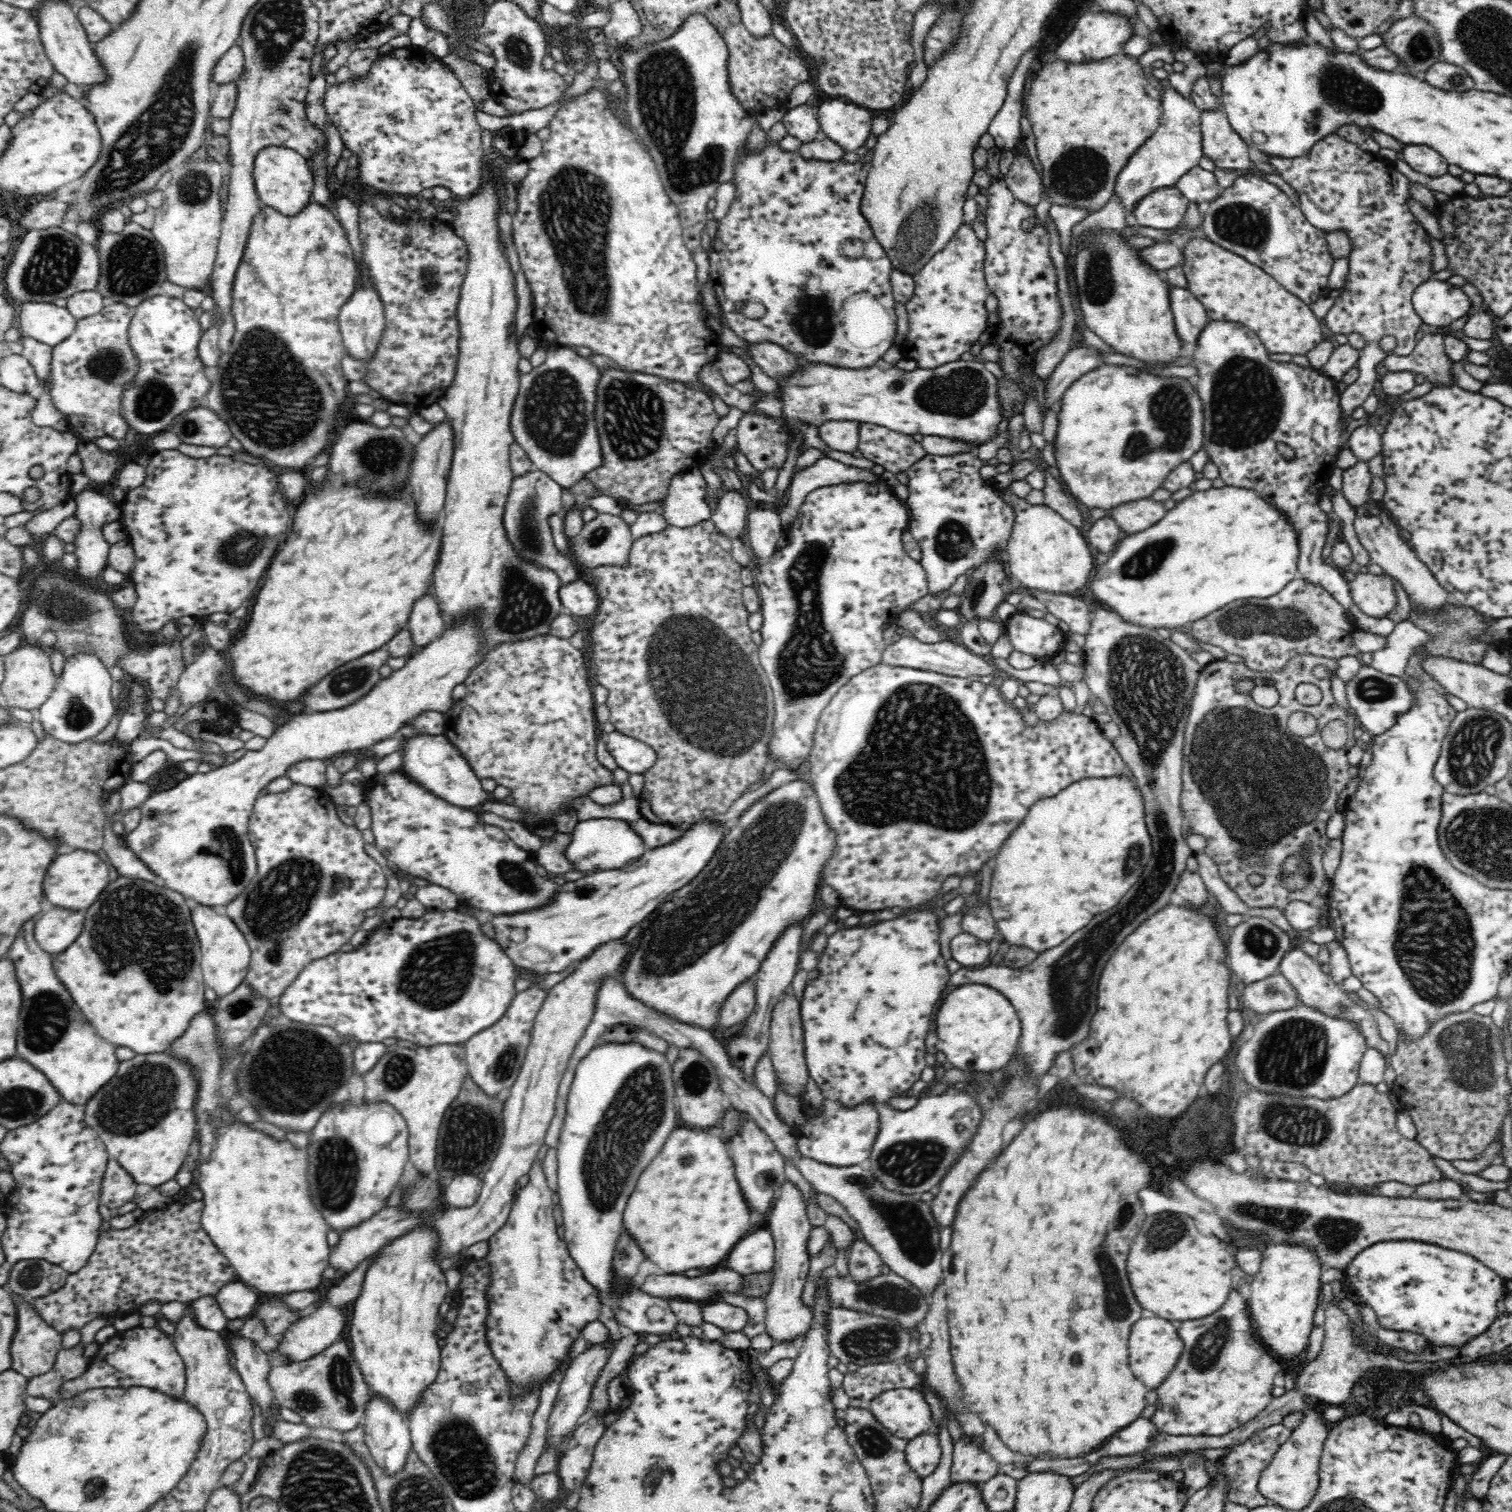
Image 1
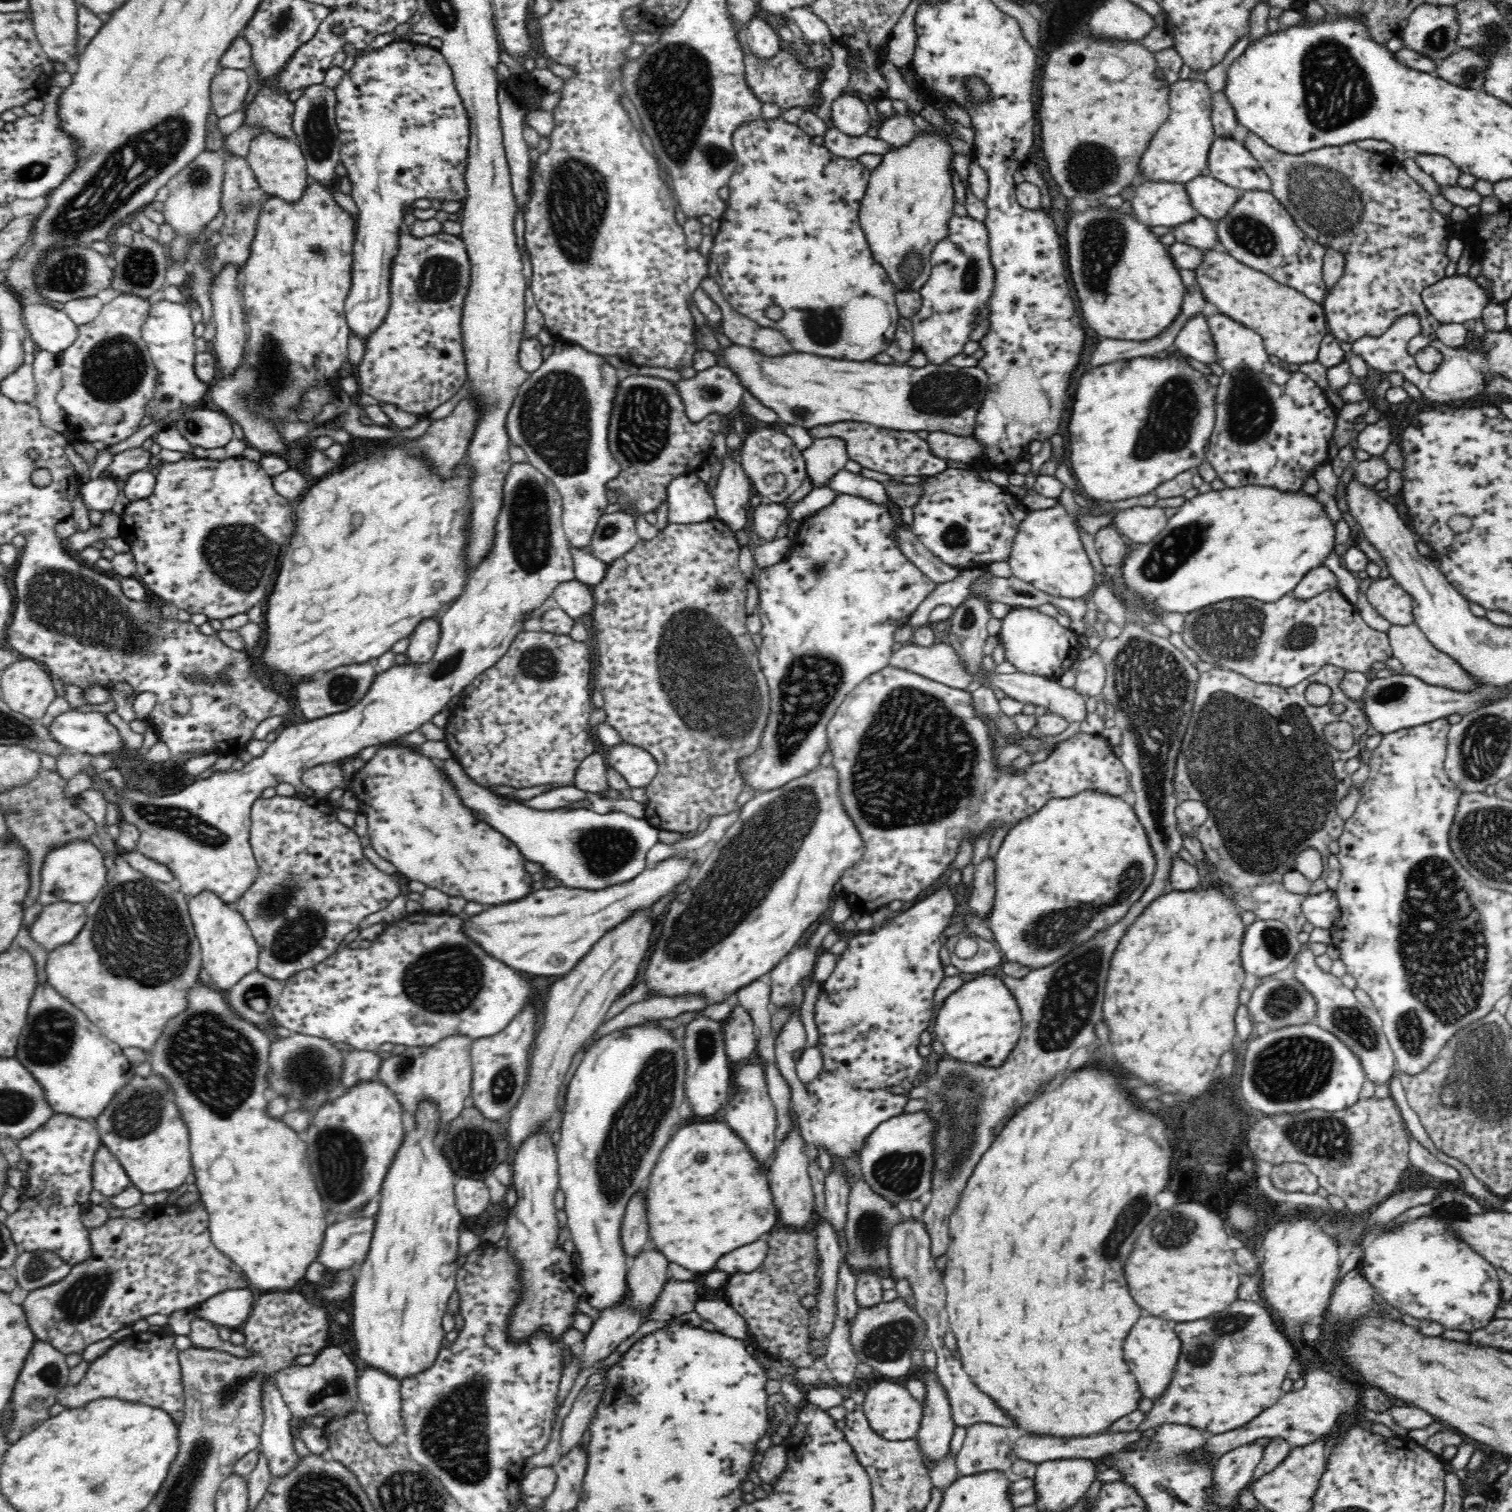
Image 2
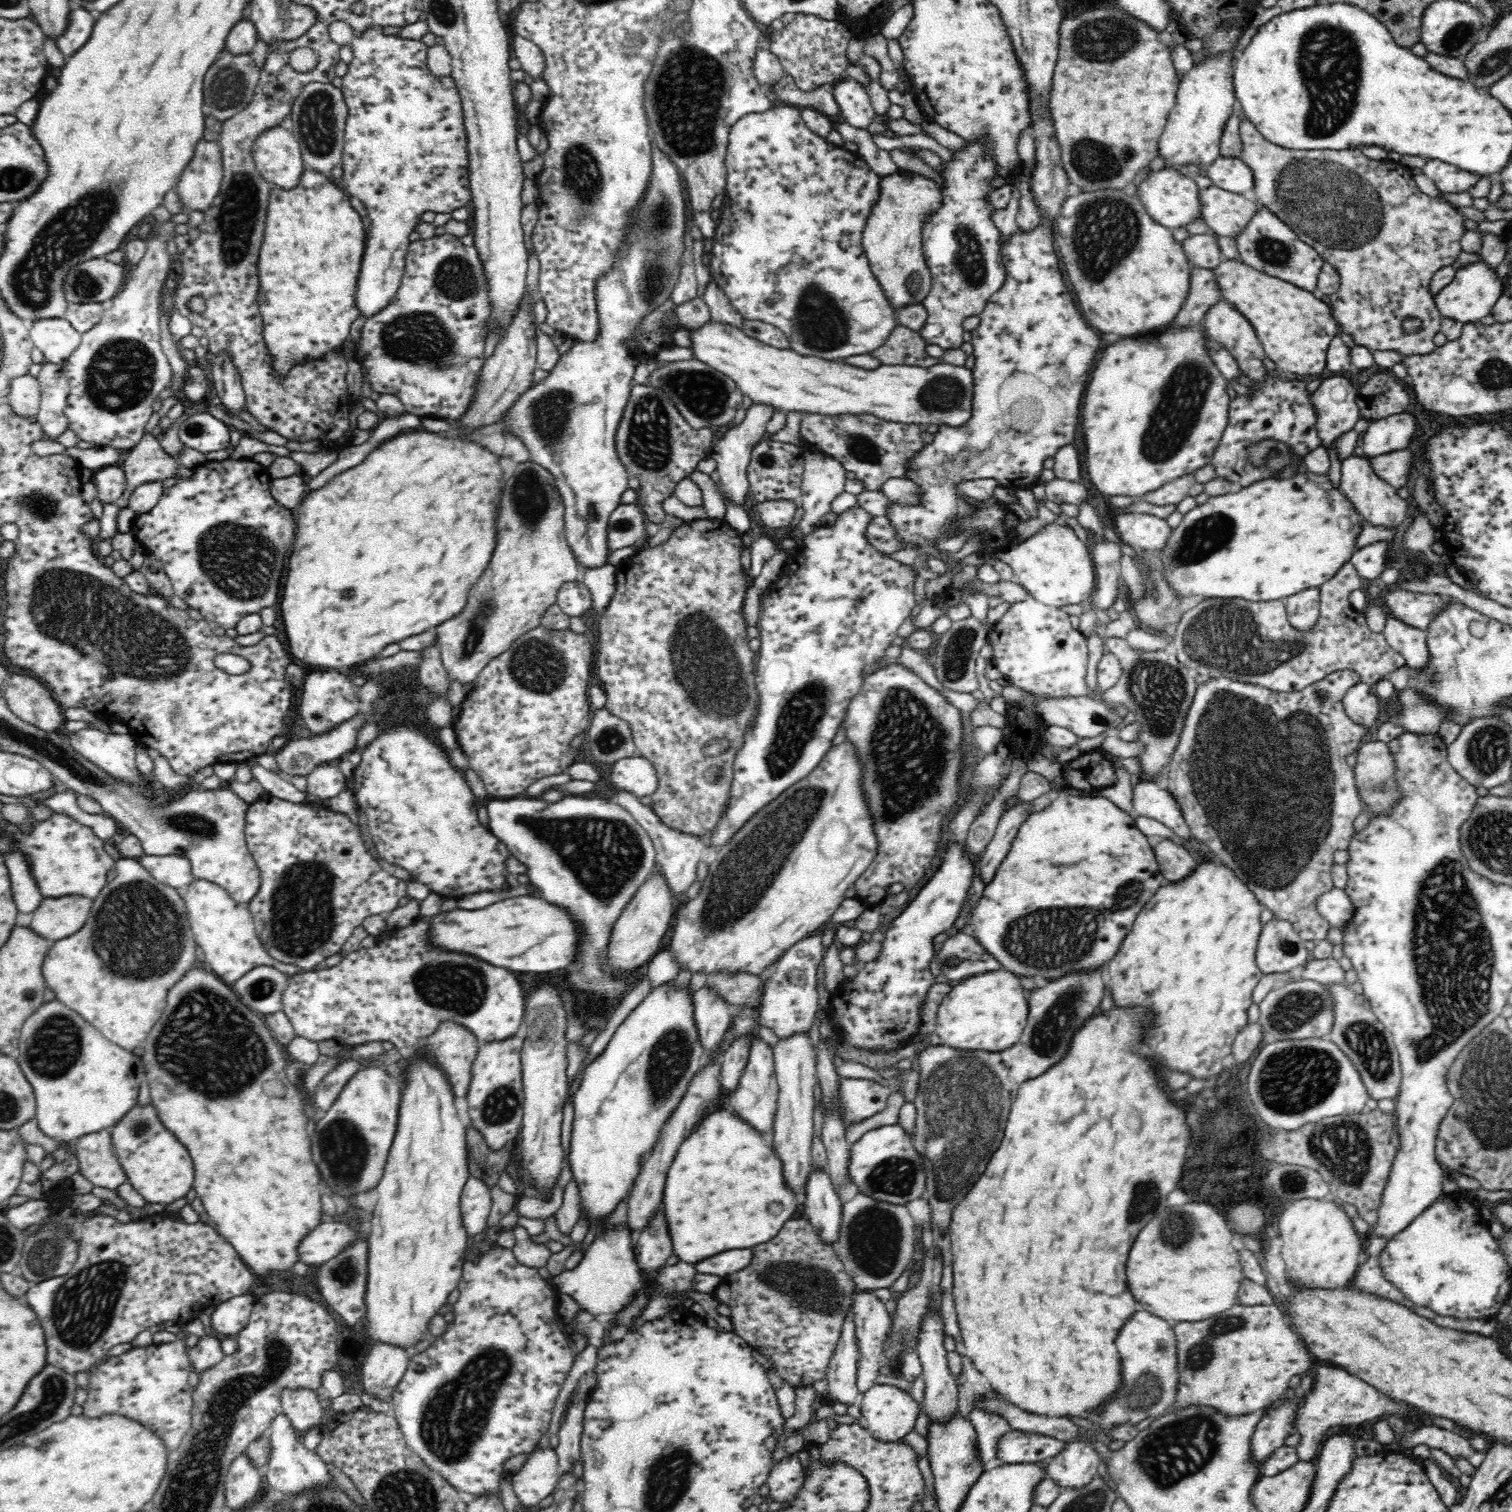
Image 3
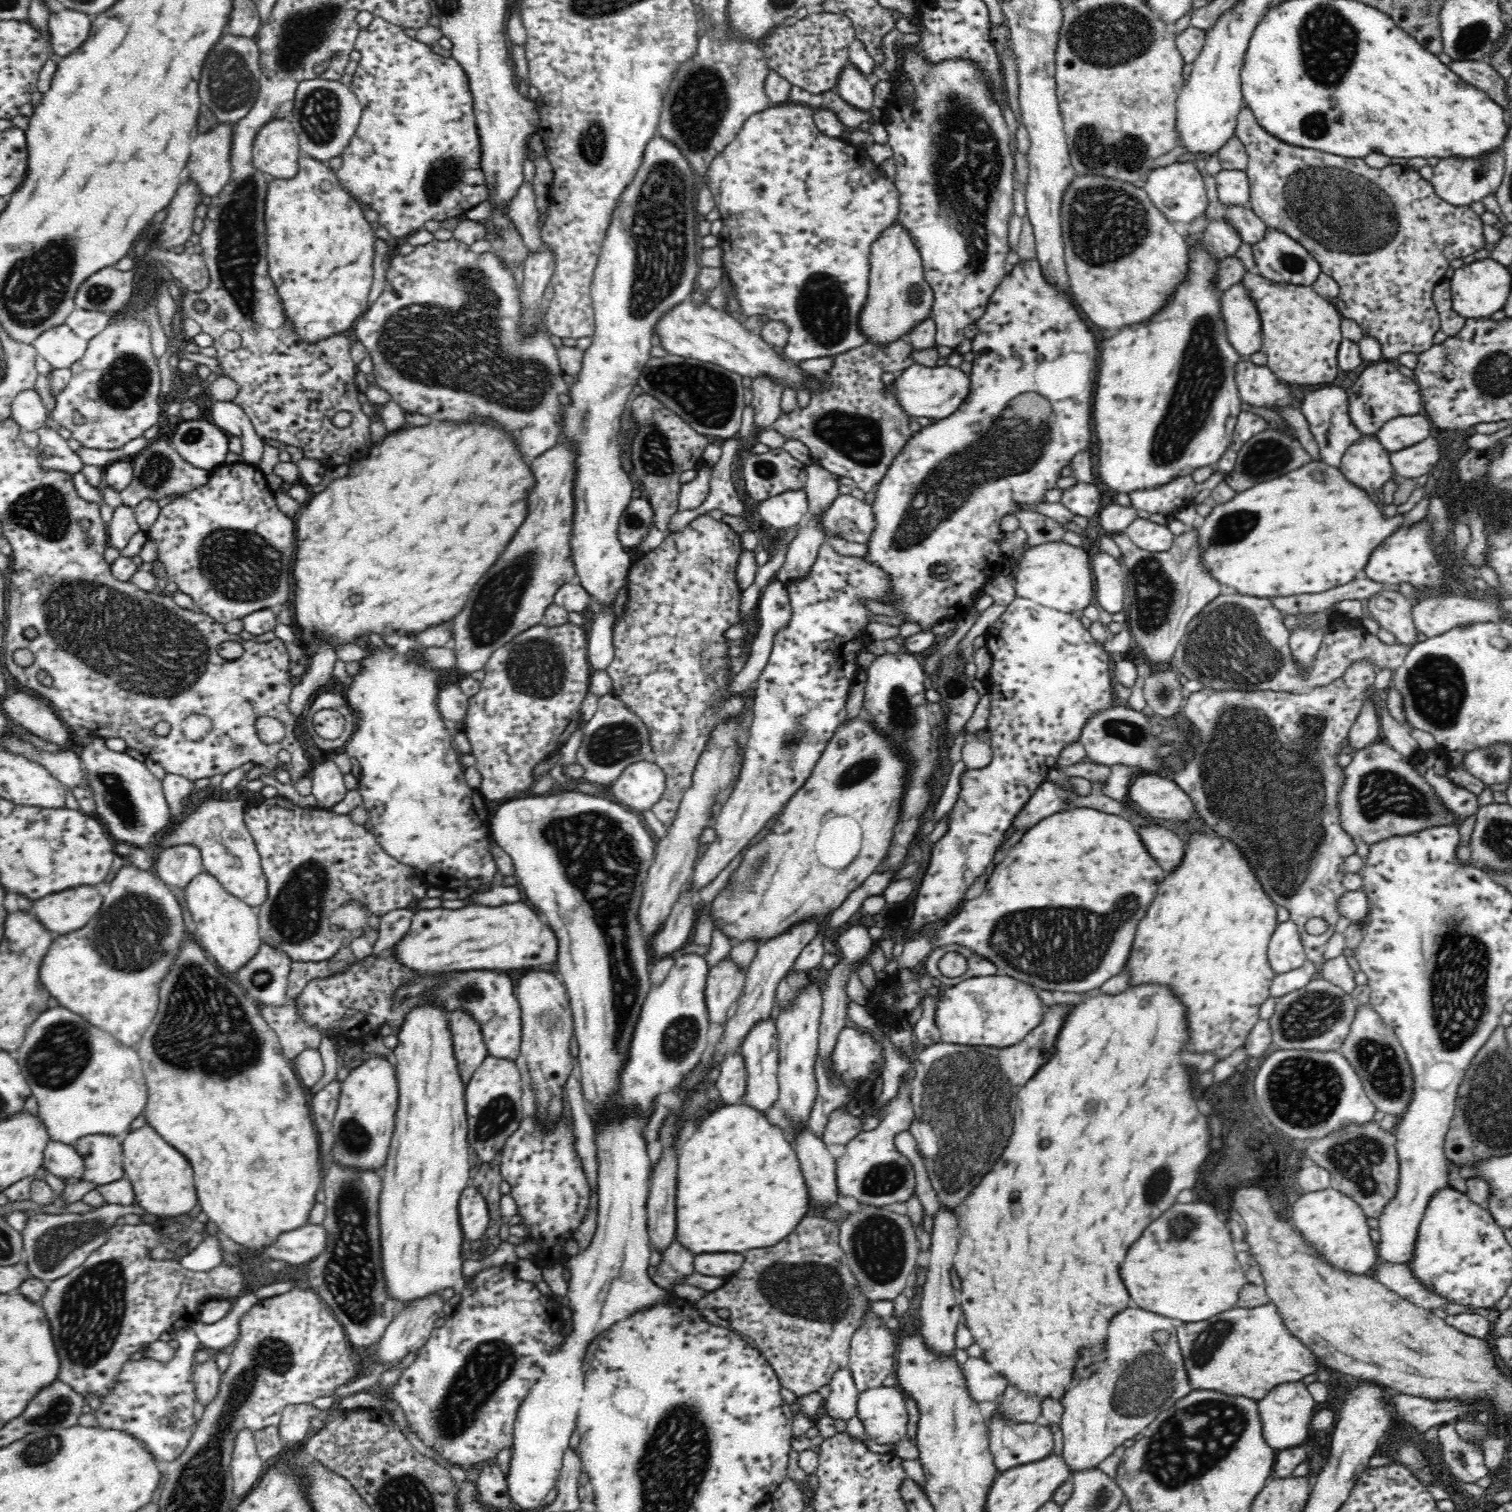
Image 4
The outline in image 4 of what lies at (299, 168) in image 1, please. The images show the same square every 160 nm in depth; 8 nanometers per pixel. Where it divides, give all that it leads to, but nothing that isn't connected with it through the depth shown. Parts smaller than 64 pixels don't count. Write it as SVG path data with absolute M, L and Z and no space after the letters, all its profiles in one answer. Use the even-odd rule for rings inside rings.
M272 118L256 132L253 166L269 178L292 178L299 170L299 138L285 118Z

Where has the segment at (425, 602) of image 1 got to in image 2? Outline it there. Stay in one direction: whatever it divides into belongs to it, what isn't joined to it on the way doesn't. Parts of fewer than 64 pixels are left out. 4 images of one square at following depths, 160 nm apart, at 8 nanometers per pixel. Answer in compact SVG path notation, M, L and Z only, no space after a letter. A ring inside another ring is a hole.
M437 618L422 621L417 626L416 632L409 637L410 644L406 652L408 663L430 662L438 647L440 634Z

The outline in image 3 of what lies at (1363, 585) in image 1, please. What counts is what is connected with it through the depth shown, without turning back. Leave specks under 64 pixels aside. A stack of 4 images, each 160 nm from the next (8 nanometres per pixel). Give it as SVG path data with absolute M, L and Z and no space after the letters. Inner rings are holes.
M1396 589L1384 595L1396 618L1424 632L1427 632L1429 624L1442 611L1453 605L1449 602L1451 597L1410 592L1406 589Z

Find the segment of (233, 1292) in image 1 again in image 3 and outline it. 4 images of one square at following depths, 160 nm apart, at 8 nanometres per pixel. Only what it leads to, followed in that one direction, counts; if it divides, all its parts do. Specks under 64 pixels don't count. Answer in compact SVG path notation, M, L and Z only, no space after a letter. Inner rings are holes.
M240 1295L221 1302L213 1310L209 1331L226 1337L238 1334L248 1322L256 1299L253 1295Z

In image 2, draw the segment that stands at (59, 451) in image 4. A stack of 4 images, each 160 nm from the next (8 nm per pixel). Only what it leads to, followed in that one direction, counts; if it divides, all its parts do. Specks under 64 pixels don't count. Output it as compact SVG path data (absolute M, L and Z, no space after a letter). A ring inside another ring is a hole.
M38 349L34 353L33 375L37 386L35 407L41 421L48 428L62 433L70 428L66 411L57 403L62 388L63 374L59 357L51 352Z

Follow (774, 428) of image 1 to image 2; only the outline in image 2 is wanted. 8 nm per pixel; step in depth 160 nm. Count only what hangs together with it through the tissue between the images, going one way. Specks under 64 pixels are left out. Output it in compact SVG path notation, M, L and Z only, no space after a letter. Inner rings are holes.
M778 426L756 428L752 434L747 433L747 438L741 444L741 463L748 480L752 483L754 493L760 495L765 502L785 503L793 492L800 488L807 477L803 451L798 450L794 441L784 432L780 432Z

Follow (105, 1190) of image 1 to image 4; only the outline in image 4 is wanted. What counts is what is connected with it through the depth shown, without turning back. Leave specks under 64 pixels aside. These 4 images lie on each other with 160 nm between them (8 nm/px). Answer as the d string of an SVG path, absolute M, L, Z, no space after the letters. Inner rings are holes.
M88 1135L78 1138L73 1144L85 1162L84 1179L102 1186L125 1178L121 1137Z

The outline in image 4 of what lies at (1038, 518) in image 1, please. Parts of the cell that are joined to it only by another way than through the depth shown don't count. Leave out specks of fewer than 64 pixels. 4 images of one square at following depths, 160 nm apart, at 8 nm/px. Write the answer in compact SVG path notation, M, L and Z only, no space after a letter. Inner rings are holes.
M1048 542L1030 548L1020 562L1020 571L1015 578L1015 593L1042 606L1065 613L1082 613L1092 604L1095 592L1095 579L1091 572L1091 558L1080 548L1066 542Z

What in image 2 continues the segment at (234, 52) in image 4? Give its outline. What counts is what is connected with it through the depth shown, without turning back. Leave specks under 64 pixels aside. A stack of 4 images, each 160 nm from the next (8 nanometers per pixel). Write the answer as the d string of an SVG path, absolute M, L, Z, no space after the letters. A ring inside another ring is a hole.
M225 68L214 74L210 84L211 113L219 119L236 112L252 90L251 72Z

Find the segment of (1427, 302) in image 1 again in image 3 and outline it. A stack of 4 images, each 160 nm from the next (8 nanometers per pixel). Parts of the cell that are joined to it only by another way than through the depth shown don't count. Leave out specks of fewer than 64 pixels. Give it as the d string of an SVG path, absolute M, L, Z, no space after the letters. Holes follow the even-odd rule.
M1478 260L1474 264L1466 264L1455 269L1454 280L1442 289L1442 292L1436 296L1435 302L1443 317L1469 323L1488 316L1504 294L1506 294L1505 279L1498 277L1495 269L1490 268L1483 260Z

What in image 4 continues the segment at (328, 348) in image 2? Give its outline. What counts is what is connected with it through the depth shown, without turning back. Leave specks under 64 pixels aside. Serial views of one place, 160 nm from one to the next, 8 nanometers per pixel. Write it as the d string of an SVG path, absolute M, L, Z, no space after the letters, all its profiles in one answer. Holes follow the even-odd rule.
M300 155L299 170L292 178L268 179L265 230L269 278L282 296L287 316L302 341L314 342L344 332L368 310L375 251L375 225L364 217L365 207L345 188L328 163Z

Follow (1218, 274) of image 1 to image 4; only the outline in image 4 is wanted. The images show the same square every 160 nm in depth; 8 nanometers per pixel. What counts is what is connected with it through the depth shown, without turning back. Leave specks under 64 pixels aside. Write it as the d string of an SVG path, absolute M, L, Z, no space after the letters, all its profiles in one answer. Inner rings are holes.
M1246 273L1241 280L1247 288L1254 305L1258 307L1262 321L1262 346L1268 360L1267 367L1286 384L1329 386L1338 374L1338 349L1342 342L1340 322L1343 317L1331 300L1322 297L1311 286L1296 286L1275 283L1264 278L1261 274Z

